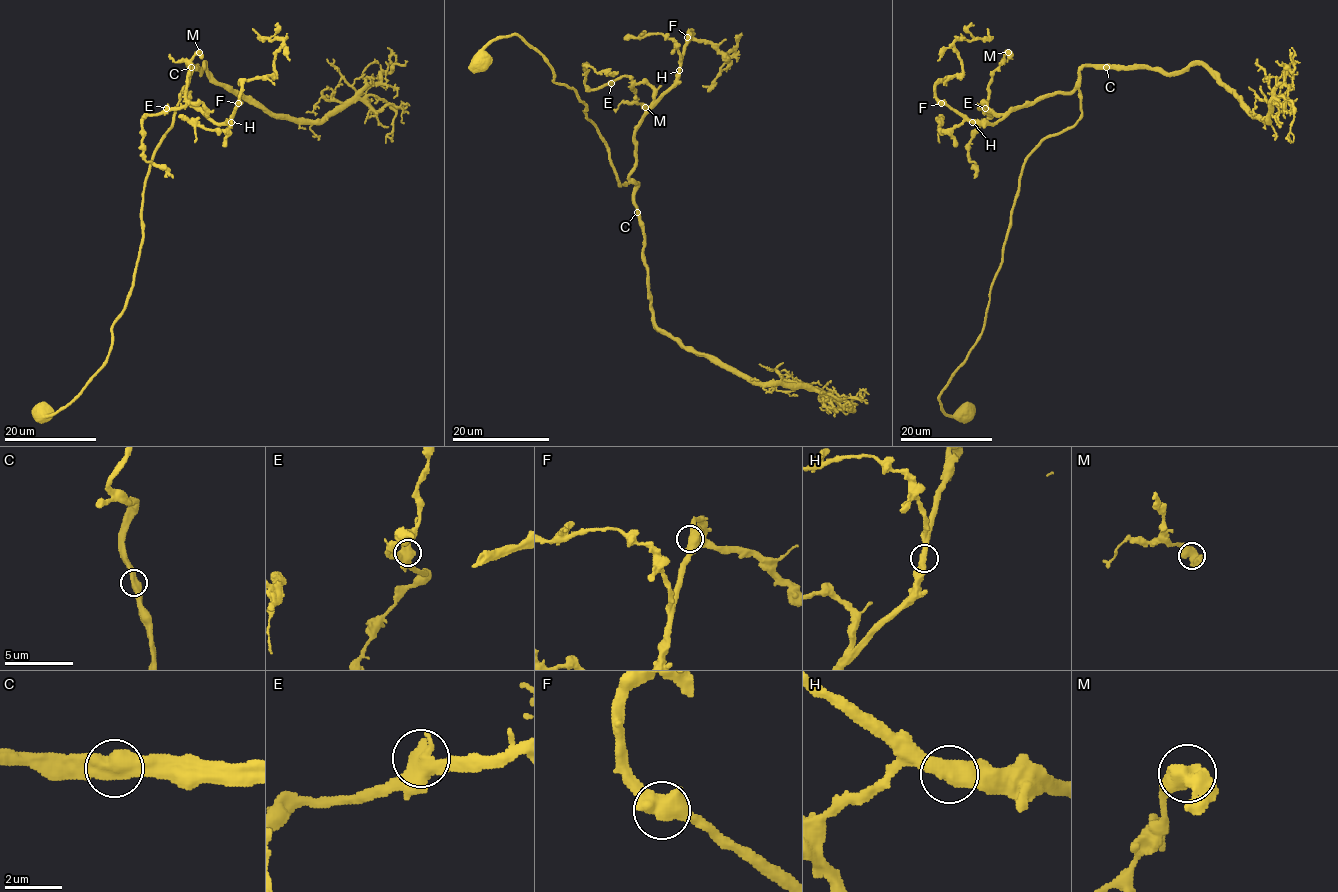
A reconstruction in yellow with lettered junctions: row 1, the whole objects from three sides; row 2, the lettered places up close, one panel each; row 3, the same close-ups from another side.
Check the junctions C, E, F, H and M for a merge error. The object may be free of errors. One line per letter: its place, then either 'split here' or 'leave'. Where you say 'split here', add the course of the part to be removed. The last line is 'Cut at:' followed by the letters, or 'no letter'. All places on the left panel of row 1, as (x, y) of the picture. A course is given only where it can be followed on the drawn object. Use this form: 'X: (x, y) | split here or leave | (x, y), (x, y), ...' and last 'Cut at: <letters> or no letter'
C: (191, 67) | leave
E: (166, 108) | leave
F: (238, 103) | leave
H: (231, 122) | leave
M: (199, 52) | leave
Cut at: no letter

